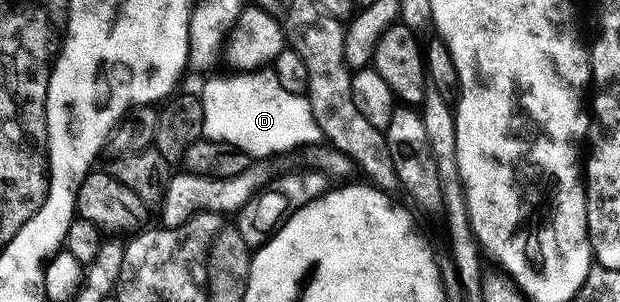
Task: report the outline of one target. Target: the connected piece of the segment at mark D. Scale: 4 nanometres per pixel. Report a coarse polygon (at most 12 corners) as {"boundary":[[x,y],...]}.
{"boundary":[[272,69],[199,89],[202,136],[254,160],[322,142]]}

